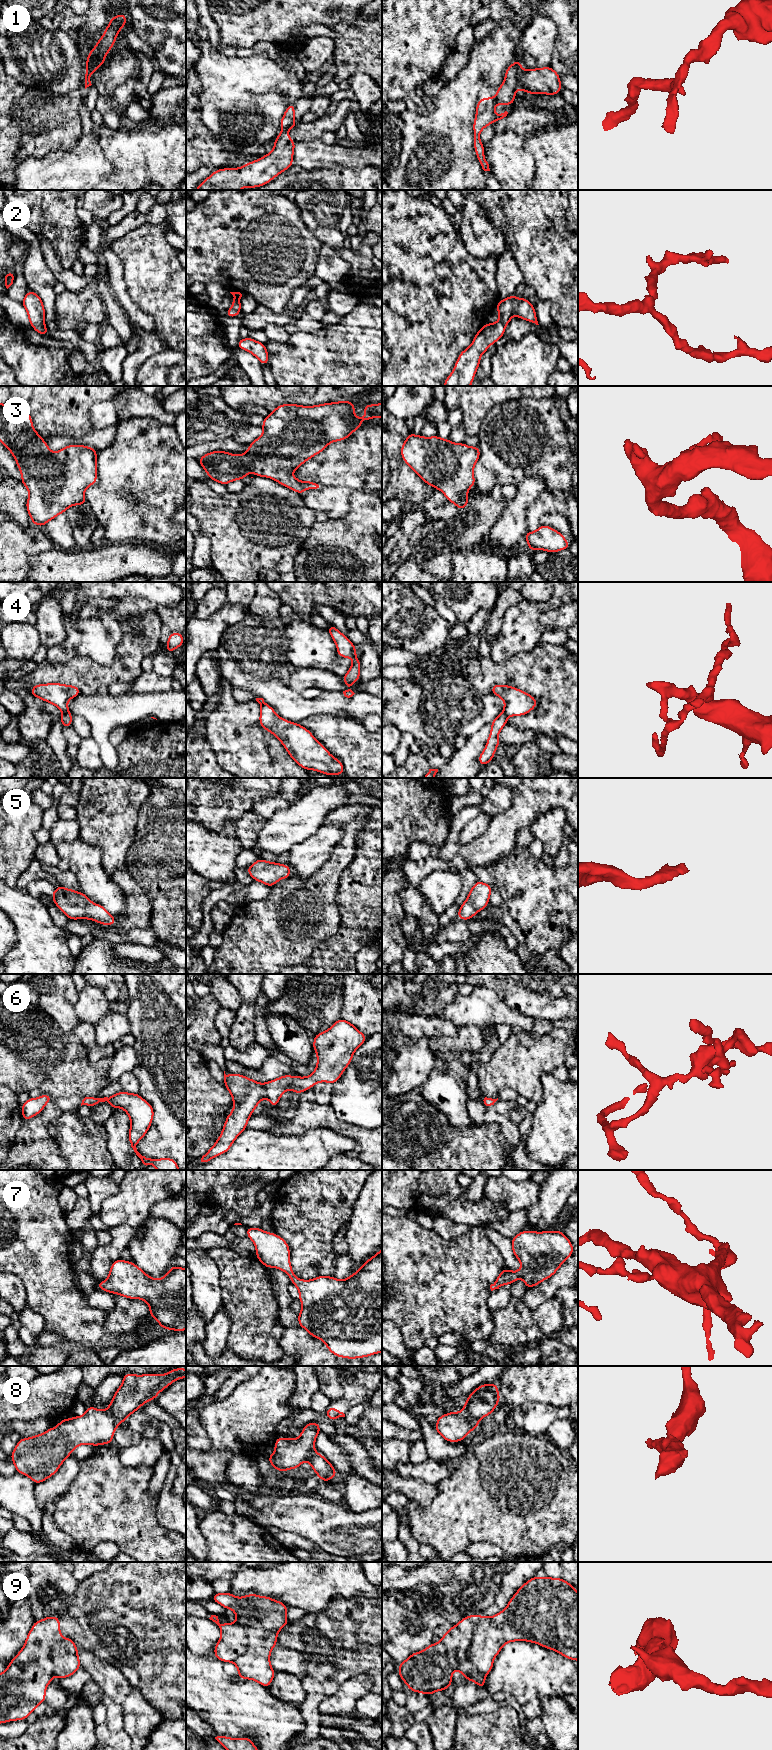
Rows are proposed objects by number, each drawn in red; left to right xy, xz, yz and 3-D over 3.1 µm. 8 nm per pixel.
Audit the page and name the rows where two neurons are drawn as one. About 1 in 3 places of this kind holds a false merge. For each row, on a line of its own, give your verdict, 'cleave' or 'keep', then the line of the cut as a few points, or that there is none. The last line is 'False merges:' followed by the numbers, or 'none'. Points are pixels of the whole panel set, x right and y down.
1: cleave; cut yz (522, 69), (518, 76), (518, 86)
2: keep; cut none
3: keep; cut none
4: cleave; cut xy (69, 712), (63, 713)
5: keep; cut none
6: keep; cut none
7: keep; cut none
8: cleave; cut yz (462, 1411), (477, 1423)
9: cleave; cut yz (481, 1616), (466, 1652), (466, 1659), (484, 1677)
False merges: 1, 4, 8, 9

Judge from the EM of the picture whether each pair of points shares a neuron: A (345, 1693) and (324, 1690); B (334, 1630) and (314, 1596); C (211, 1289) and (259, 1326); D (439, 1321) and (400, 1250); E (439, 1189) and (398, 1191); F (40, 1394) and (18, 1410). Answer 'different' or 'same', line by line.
A: different
B: different
C: different
D: same
E: same
F: same

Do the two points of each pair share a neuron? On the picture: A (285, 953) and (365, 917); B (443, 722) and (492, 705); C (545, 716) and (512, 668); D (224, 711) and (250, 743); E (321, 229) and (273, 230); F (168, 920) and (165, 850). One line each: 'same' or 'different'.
A: different
B: same
C: same
D: same
E: different
F: same

